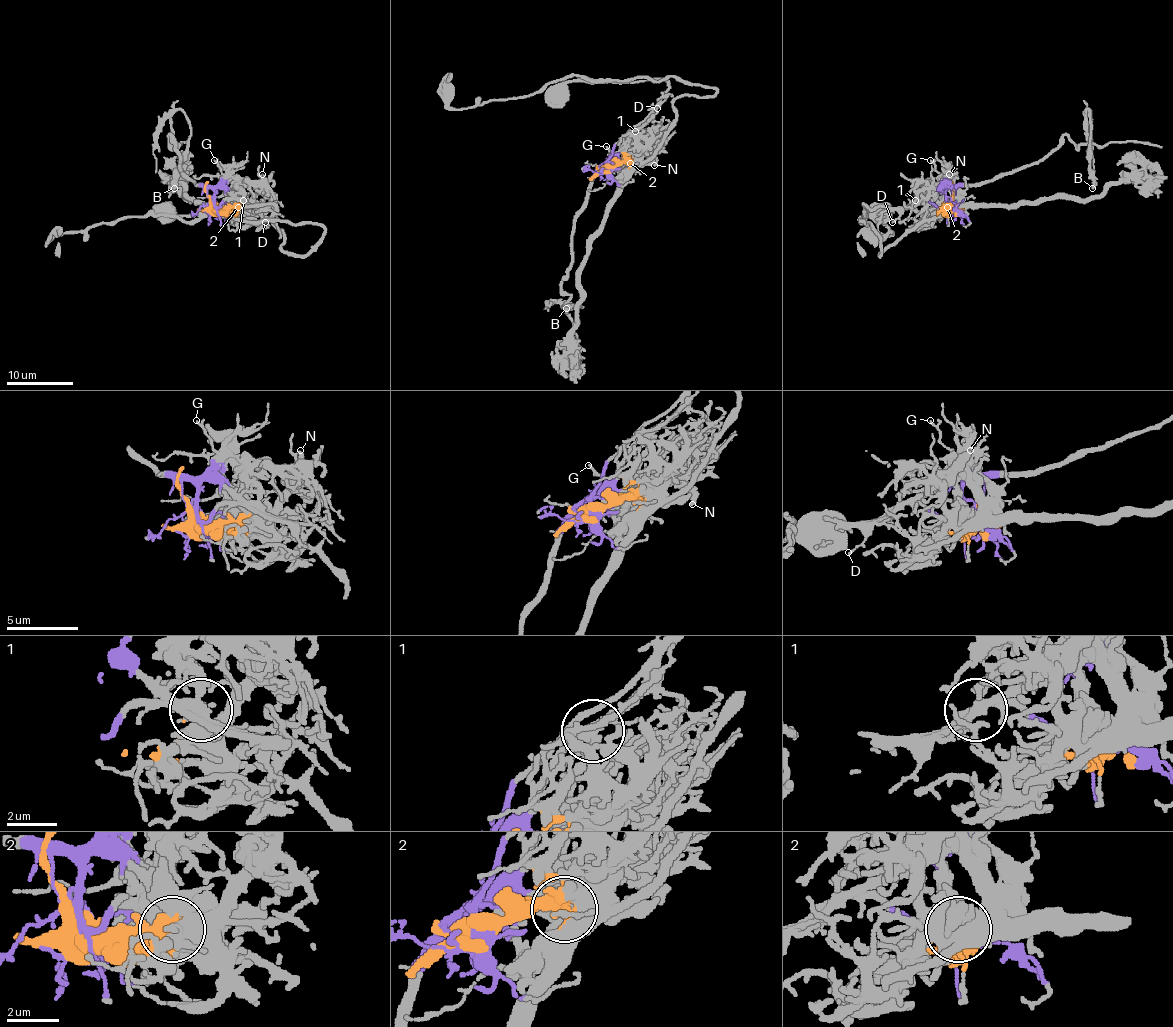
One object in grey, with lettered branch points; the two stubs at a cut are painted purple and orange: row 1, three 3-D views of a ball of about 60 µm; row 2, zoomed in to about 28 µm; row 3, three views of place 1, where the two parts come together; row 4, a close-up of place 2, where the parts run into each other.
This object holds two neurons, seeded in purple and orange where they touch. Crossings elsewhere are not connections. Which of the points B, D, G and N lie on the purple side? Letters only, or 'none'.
B, D, G

